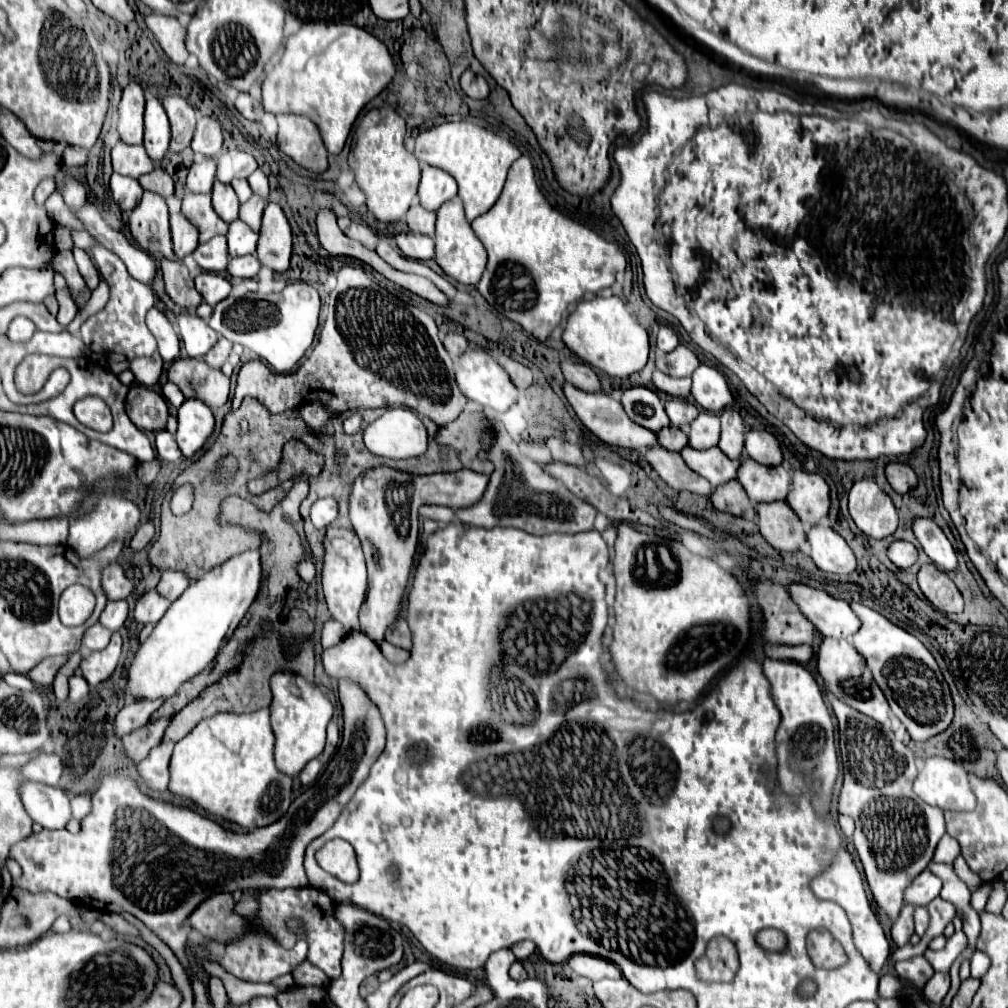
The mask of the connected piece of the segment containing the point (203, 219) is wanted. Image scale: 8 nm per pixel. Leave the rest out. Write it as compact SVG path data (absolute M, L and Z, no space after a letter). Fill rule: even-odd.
M189 191L183 197L183 215L197 227L199 241L205 243L213 235L225 235L229 225L213 211L211 195L191 195Z

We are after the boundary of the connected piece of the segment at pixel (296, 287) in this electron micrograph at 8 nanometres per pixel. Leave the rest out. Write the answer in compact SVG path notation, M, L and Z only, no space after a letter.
M289 283L281 293L229 295L215 305L209 327L231 343L239 343L257 353L273 371L289 373L313 343L319 307L321 301L317 289L307 283Z

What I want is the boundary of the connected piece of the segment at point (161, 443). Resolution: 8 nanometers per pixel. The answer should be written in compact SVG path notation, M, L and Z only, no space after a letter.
M159 431L155 437L155 449L157 449L157 457L161 461L171 461L171 463L179 463L183 461L183 453L177 447L175 437L169 431Z

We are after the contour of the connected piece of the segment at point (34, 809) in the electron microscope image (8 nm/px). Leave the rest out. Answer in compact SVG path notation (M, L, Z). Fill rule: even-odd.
M27 781L19 785L19 797L27 815L43 829L65 829L71 819L69 797L59 787Z

